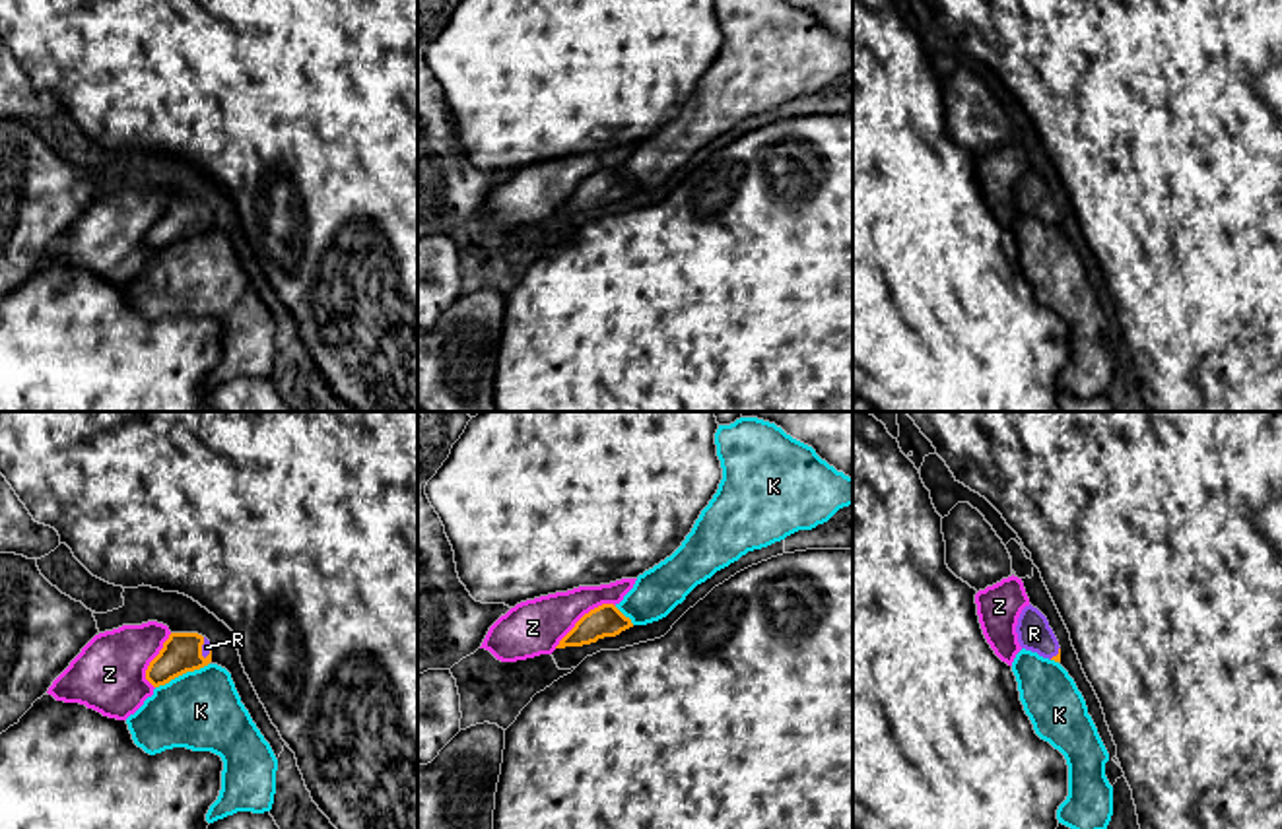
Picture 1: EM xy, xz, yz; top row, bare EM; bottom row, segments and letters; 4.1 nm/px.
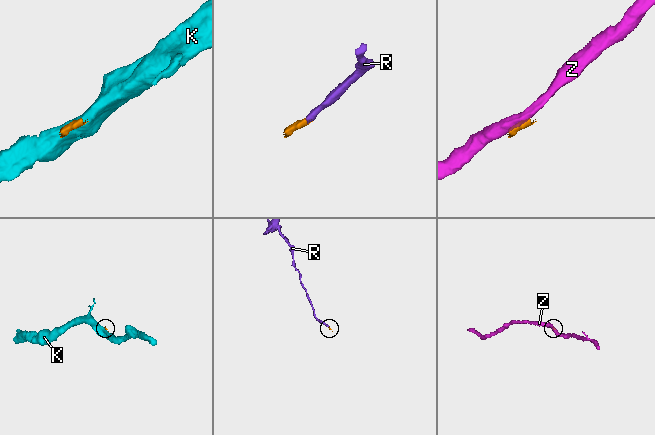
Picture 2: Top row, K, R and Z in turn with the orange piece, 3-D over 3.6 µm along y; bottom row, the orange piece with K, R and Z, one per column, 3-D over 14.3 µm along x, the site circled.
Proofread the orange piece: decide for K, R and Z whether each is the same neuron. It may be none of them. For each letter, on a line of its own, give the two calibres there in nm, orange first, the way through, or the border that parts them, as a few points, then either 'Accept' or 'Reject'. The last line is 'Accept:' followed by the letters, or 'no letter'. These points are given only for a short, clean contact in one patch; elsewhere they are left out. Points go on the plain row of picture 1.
K: Thickness 170 nm (orange) against 320 nm. Reject
R: Thickness 170 nm (orange) against 40 nm. Path across: xy (181, 218), (201, 214), (206, 212). Accept
Z: Thickness 140 nm (orange) against 240 nm. Reject
Accept: R

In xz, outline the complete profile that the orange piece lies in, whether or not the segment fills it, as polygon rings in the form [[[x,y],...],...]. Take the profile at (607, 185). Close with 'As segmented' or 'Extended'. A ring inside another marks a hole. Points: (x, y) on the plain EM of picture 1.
[[[602,169],[585,179],[556,214],[590,210],[604,202],[616,202],[629,192],[633,192],[631,184],[614,169]]]. As segmented

